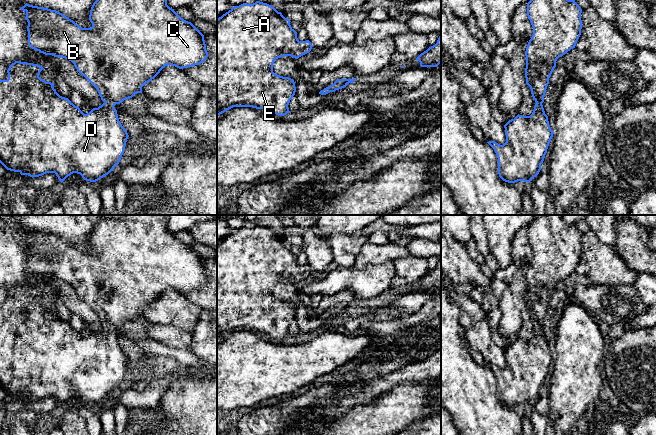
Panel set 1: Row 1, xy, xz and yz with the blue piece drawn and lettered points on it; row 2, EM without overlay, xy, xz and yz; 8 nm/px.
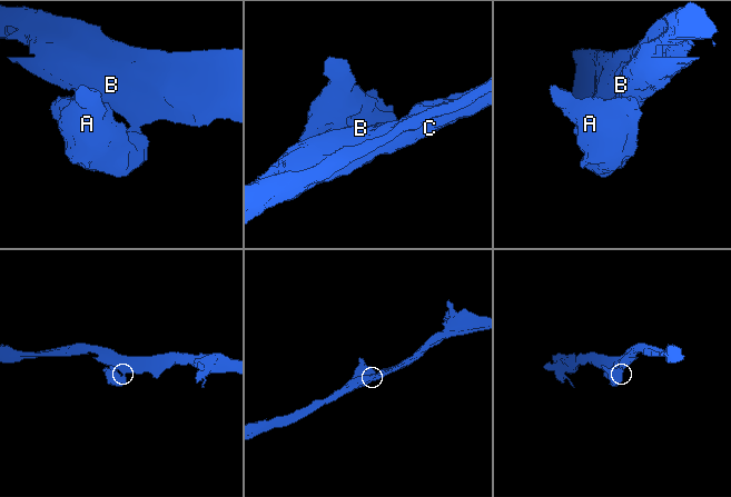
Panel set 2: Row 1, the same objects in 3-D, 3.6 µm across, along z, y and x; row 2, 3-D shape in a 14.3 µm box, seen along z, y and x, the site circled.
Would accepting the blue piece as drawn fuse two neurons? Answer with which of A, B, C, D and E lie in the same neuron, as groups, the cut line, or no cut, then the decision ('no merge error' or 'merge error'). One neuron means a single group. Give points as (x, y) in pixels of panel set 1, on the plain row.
A B C D E; no cut; no merge error

